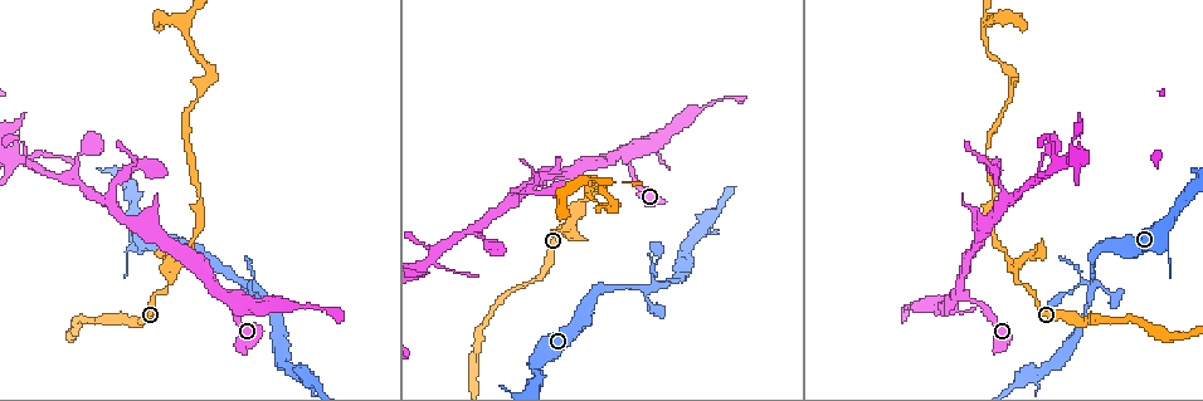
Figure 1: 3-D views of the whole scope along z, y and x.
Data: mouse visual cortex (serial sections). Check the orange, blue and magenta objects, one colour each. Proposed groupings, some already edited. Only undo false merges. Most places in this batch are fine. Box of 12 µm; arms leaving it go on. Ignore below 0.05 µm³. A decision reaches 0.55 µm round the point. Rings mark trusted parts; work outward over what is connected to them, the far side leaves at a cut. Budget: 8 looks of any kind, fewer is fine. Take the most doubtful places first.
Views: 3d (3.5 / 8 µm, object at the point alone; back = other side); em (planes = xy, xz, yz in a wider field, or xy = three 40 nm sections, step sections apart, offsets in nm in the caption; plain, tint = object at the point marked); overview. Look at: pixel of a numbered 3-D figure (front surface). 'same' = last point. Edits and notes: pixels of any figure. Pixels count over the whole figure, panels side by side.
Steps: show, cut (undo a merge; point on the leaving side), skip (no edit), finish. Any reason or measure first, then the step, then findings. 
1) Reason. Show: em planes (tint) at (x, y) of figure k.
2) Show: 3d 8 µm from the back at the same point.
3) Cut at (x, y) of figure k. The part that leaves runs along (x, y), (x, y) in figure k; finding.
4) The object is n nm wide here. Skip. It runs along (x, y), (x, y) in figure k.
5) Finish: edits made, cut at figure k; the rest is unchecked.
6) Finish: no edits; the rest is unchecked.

Sudden change in width. Show: 3d 3.5 µm at (246, 284) of figure 1.

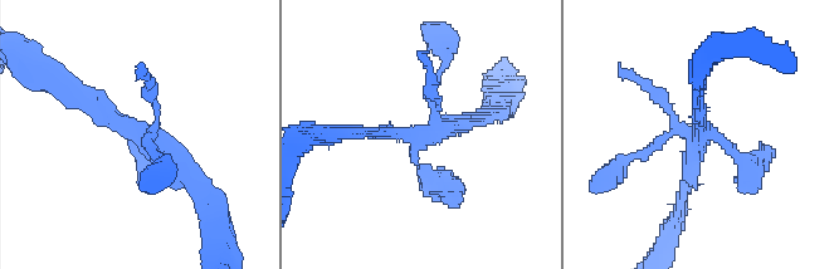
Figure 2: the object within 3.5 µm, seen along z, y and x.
Now the EM. Show: em xy step 1 (tint) at (415, 136) of figure 2.

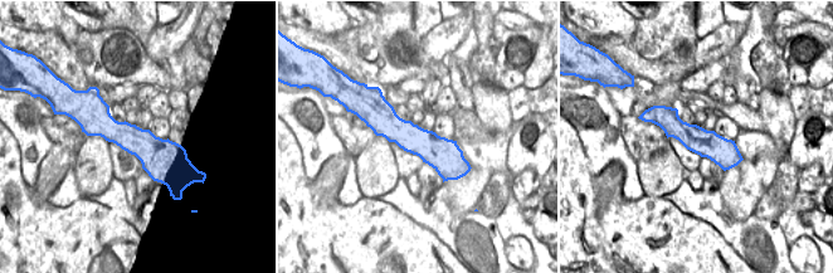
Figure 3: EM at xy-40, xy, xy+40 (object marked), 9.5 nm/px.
Skip. It runs along (371, 113), (464, 169) in figure 3; all the same cell.

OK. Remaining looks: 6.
Two arms in line, one across. Show: 3d 3.5 µm from the back at (576, 210) of figure 1.

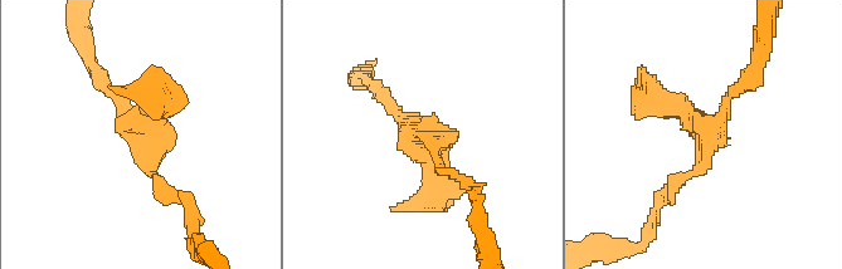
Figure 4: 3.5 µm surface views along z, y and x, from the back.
3 arms meet here; the arms are 150, 150, 300 nm wide; now the EM. Show: em xy step 5 (tint) at (709, 139) of figure 4.

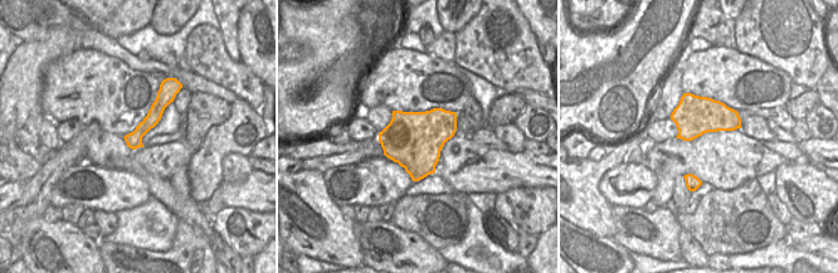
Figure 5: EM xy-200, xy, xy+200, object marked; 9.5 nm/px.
The object is 550 nm wide here. Skip. It runs along (667, 197), (700, 166), (709, 127), (748, 78) in figure 4; all the same cell.

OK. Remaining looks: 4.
Abrupt turn. Show: 3d 3.5 µm at (586, 181) of figure 1.

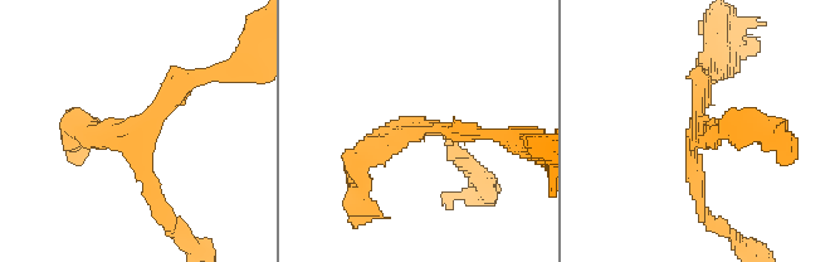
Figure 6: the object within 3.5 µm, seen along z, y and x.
3 arms meet here; the arms are 150, 200, 250 nm wide; shape alone is not enough. Show: em planes (tint) at (417, 125) of figure 6.

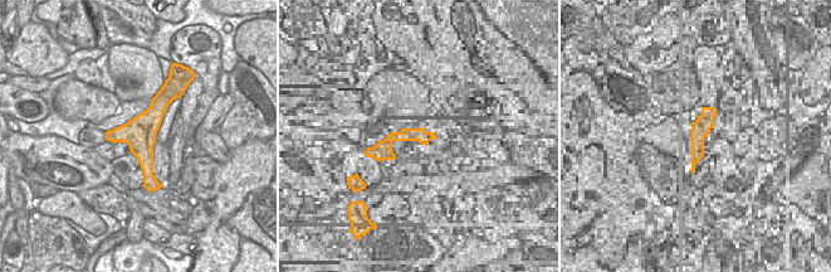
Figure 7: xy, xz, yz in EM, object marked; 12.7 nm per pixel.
Cut it another way. Show: em xy step 1 (tint) at the same point.

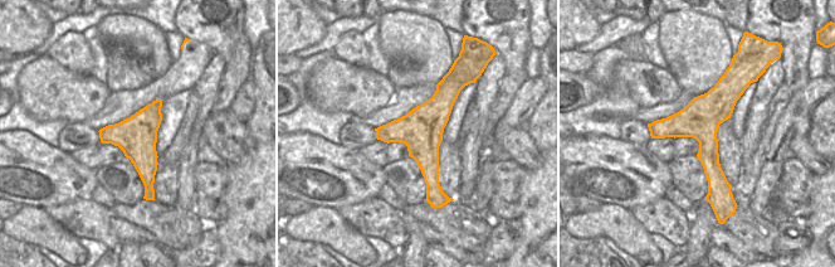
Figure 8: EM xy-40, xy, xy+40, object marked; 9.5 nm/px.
Skip. It runs along (165, 216), (141, 149), (76, 126) in figure 6; all the same cell.

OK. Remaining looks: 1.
Finish: no edits; the rest is unchecked.

